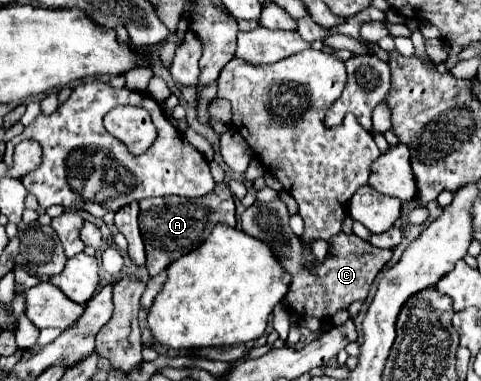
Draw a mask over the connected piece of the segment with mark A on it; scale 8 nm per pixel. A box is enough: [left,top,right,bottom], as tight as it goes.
[140,183,236,275]

